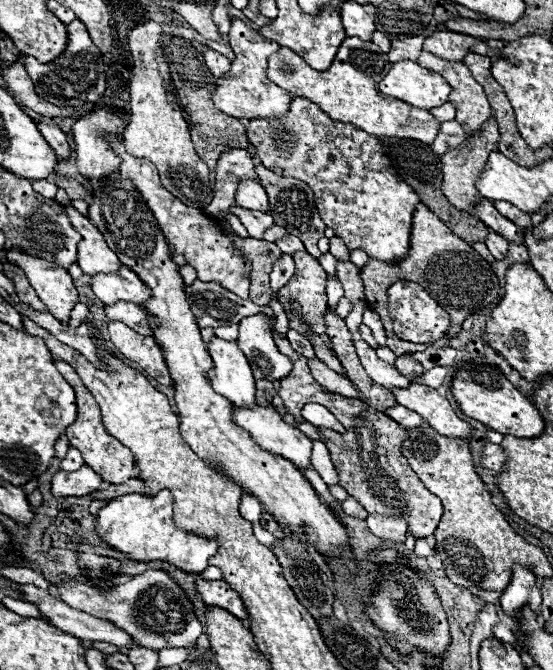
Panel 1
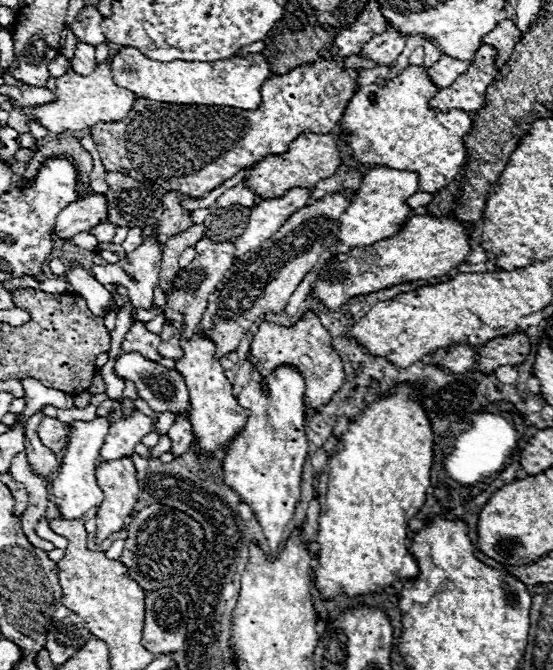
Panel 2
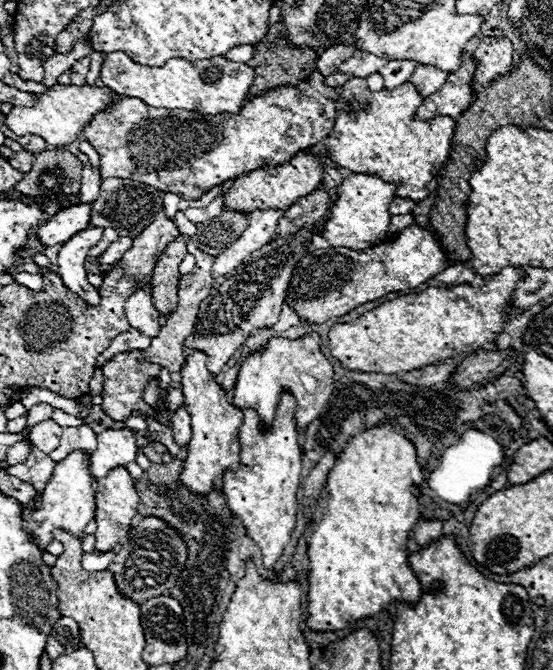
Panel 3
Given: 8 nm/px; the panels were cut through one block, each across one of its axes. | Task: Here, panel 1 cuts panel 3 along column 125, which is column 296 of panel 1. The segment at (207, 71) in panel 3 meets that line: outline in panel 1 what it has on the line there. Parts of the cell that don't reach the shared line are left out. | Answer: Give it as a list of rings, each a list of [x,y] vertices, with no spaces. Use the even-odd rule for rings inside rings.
[[[344,38],[332,66],[324,72],[308,66],[304,58],[300,58],[296,52],[280,48],[276,54],[268,58],[268,78],[292,96],[312,100],[332,120],[350,122],[374,136],[414,138],[424,144],[432,144],[442,124],[428,110],[418,110],[414,106],[408,106],[406,102],[400,102],[398,98],[384,96],[376,90],[378,82],[392,68],[388,56],[376,48],[376,44],[364,42],[360,38]]]

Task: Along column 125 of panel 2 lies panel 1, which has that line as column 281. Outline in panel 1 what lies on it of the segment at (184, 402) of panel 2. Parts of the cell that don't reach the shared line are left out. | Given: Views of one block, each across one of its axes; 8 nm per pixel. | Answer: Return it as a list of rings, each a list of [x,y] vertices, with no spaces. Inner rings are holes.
[[[258,312],[254,316],[240,320],[238,348],[246,354],[254,378],[264,380],[282,380],[292,370],[292,360],[278,352],[270,328],[270,316],[266,312]]]

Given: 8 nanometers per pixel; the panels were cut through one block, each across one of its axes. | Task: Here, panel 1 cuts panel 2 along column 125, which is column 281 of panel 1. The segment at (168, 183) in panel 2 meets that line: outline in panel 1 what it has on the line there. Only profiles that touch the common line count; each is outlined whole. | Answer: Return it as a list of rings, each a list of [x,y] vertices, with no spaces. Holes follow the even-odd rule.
[[[294,98],[292,108],[284,118],[252,118],[246,134],[256,148],[256,158],[260,158],[266,168],[280,176],[298,178],[314,190],[320,218],[326,226],[334,228],[336,236],[344,240],[348,250],[362,248],[368,256],[388,264],[404,260],[410,250],[412,216],[420,198],[400,176],[396,176],[396,170],[392,170],[392,162],[376,136],[348,122],[332,122],[328,114],[324,114],[314,102],[308,102],[308,98]]]

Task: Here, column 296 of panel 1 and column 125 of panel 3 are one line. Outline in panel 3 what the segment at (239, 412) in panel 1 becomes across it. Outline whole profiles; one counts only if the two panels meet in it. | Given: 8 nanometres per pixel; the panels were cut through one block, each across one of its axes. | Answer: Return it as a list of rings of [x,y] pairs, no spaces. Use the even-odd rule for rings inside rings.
[[[104,430],[98,434],[98,448],[90,460],[90,476],[94,480],[104,478],[110,470],[134,462],[138,454],[134,432],[122,430]]]

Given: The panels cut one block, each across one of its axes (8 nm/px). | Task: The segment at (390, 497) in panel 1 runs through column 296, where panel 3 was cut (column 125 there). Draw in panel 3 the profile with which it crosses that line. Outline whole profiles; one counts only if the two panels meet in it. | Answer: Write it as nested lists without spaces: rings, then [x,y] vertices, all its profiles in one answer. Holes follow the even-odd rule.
[[[142,350],[114,356],[108,364],[102,366],[102,372],[104,372],[104,392],[102,392],[102,404],[100,406],[102,406],[104,414],[108,414],[114,422],[128,420],[128,414],[132,410],[136,410],[140,414],[156,414],[156,408],[146,404],[142,394],[144,394],[144,388],[148,386],[148,382],[152,378],[160,376],[160,366],[152,366],[150,362],[144,362]]]

